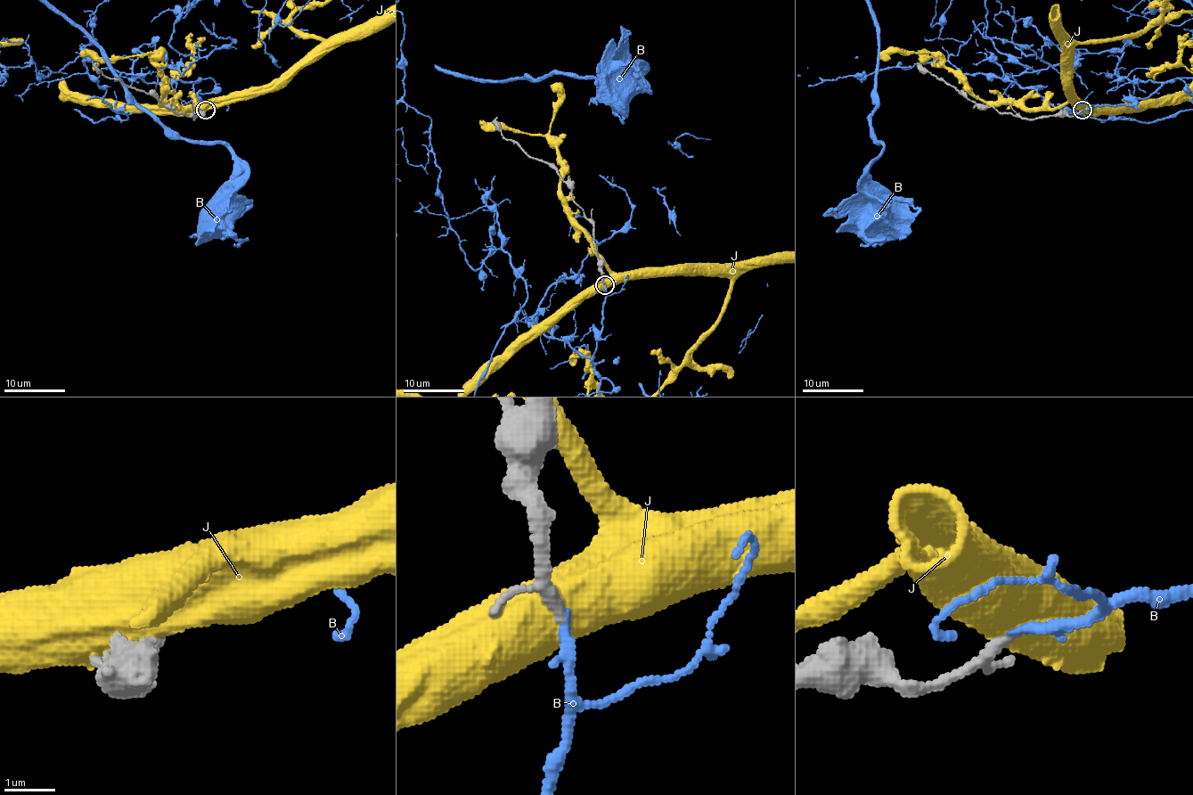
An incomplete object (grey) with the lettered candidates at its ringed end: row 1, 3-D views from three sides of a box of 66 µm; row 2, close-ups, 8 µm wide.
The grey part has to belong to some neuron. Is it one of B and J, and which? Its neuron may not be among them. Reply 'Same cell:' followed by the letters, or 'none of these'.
Same cell: B

